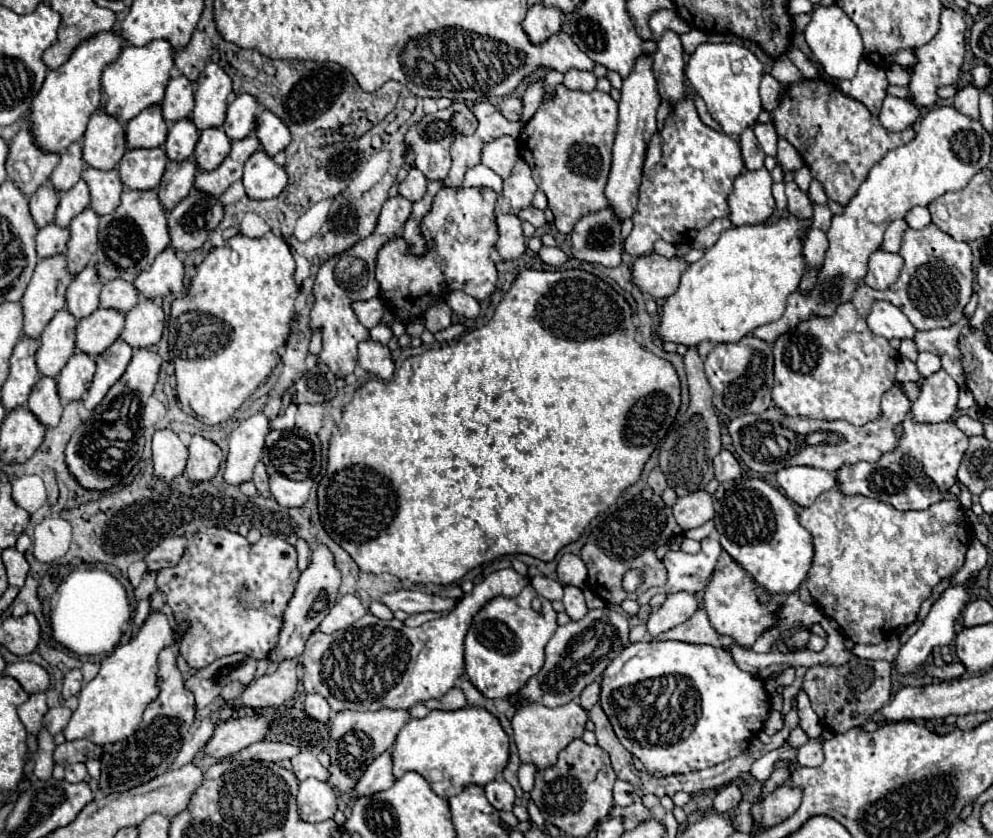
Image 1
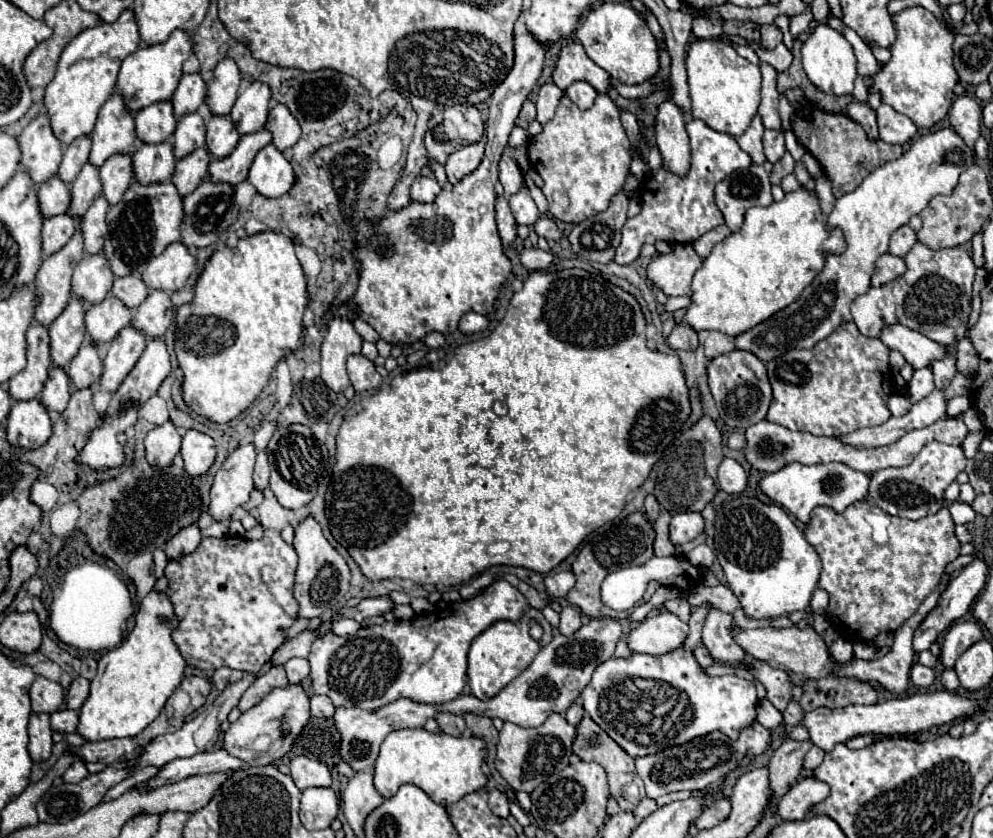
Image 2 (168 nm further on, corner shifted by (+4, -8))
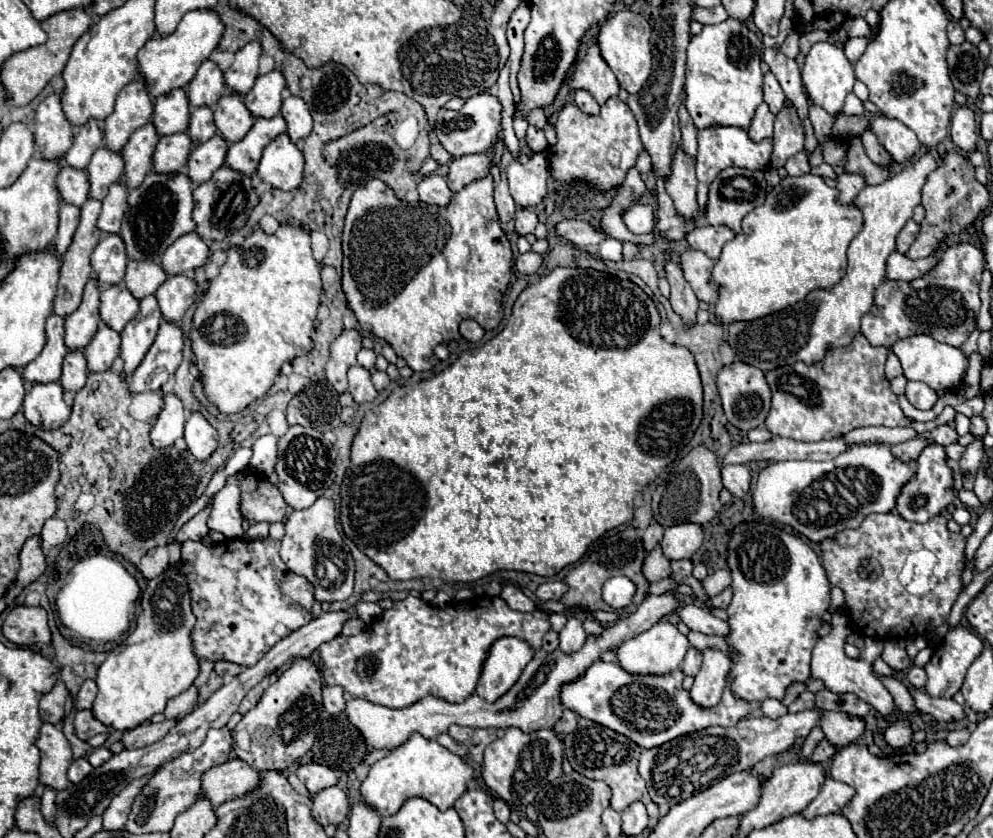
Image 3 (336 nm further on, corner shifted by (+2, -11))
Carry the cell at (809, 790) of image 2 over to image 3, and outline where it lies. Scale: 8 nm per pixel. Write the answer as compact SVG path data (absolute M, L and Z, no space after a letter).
M827 778L821 784L821 790L819 790L817 798L805 810L801 810L801 816L811 820L815 816L839 812L851 798L853 798L853 788L849 788L847 784L841 784L837 780Z

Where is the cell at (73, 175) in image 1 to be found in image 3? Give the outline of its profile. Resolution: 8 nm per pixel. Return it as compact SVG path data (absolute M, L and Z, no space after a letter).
M89 120L85 126L81 126L75 132L73 146L65 154L67 166L77 168L77 170L85 170L93 152L101 146L103 146L103 132L95 120Z

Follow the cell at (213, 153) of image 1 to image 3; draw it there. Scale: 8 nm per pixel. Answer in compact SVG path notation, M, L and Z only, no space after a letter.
M225 94L219 98L215 108L215 126L219 136L223 136L227 142L241 140L249 128L253 126L253 116L249 116L249 110L243 104L243 98L239 94Z

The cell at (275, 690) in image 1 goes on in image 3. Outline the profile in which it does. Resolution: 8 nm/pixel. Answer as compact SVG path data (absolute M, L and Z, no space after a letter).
M271 674L271 676L267 676L265 680L261 680L261 684L257 684L253 690L249 690L247 692L247 696L243 698L243 702L241 702L241 706L239 706L239 712L241 714L247 714L257 702L259 702L259 698L263 696L263 692L273 684L277 680L277 676L275 674Z

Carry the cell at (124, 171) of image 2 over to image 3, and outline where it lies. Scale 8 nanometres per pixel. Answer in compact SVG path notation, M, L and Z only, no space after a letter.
M145 124L143 128L135 130L131 138L127 140L125 148L121 150L121 158L125 162L123 172L123 184L133 190L141 186L141 180L151 172L151 154L157 144L159 136L153 128L153 124Z

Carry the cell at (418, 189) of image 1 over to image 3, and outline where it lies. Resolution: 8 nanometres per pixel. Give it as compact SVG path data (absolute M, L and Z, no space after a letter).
M439 174L425 176L419 182L417 192L419 192L421 202L425 202L425 204L437 204L437 206L445 206L451 200L451 196L453 196L453 192L447 186L447 180L443 176L439 176Z

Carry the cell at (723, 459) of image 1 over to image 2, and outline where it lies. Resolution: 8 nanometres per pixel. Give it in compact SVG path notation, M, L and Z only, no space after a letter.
M725 459L719 465L717 481L725 493L729 493L729 495L741 493L747 487L747 473L735 459Z

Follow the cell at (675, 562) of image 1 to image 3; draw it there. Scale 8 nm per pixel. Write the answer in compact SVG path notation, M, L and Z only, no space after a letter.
M627 576L609 578L603 584L603 600L605 600L605 604L611 606L611 608L617 608L617 610L629 606L633 602L635 592L637 592L637 586Z

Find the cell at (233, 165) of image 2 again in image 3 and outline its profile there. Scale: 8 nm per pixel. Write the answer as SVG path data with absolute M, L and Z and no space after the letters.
M281 114L269 120L255 120L253 128L247 132L243 140L229 144L225 164L235 172L251 176L257 170L265 146L283 132L285 132L285 120L281 118Z

